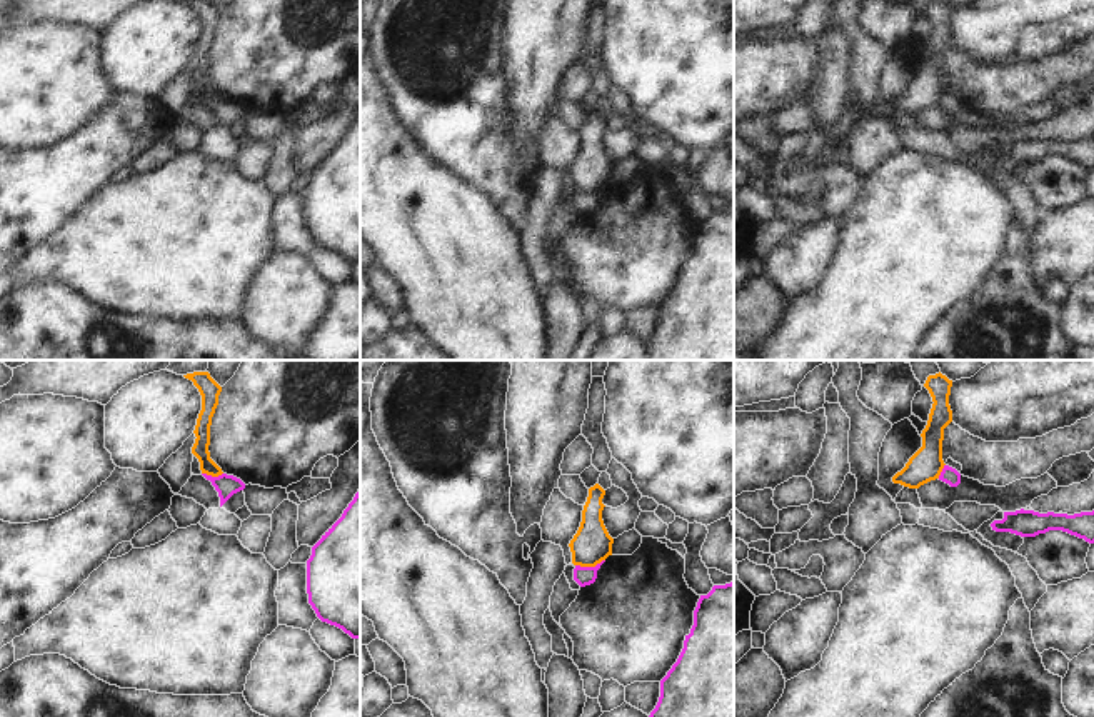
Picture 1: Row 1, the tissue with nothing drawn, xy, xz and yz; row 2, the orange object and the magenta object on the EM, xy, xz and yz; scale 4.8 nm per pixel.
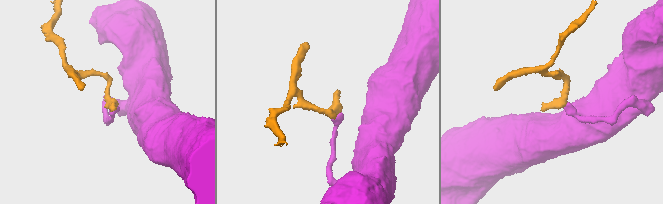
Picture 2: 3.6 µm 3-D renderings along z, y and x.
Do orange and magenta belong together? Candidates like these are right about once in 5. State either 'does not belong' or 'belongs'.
does not belong

